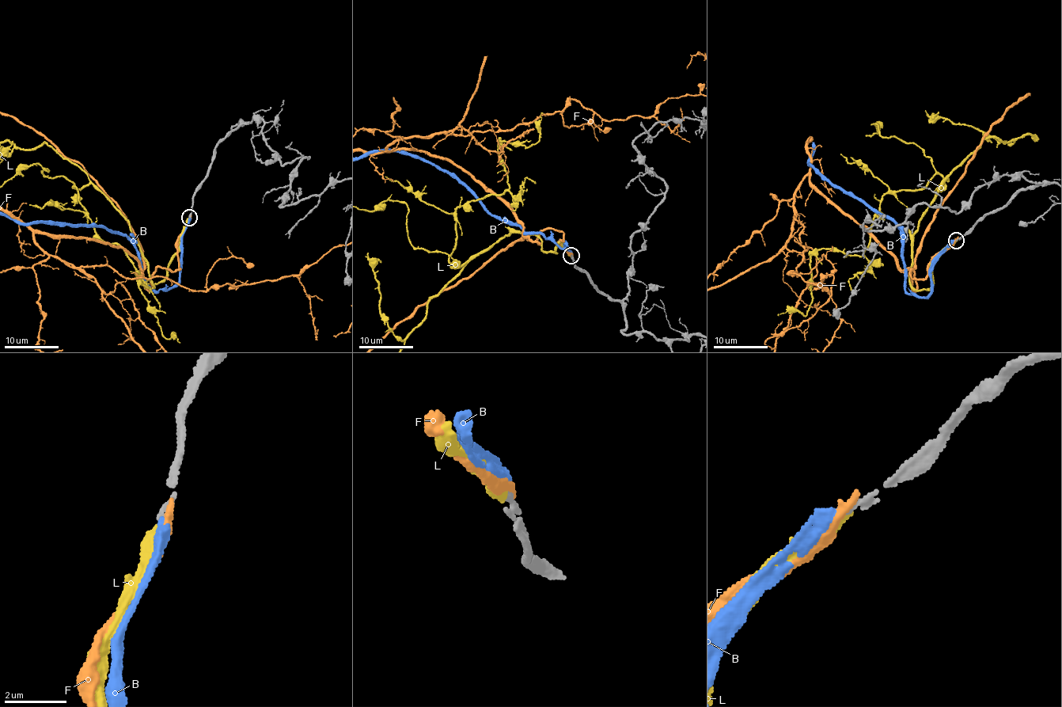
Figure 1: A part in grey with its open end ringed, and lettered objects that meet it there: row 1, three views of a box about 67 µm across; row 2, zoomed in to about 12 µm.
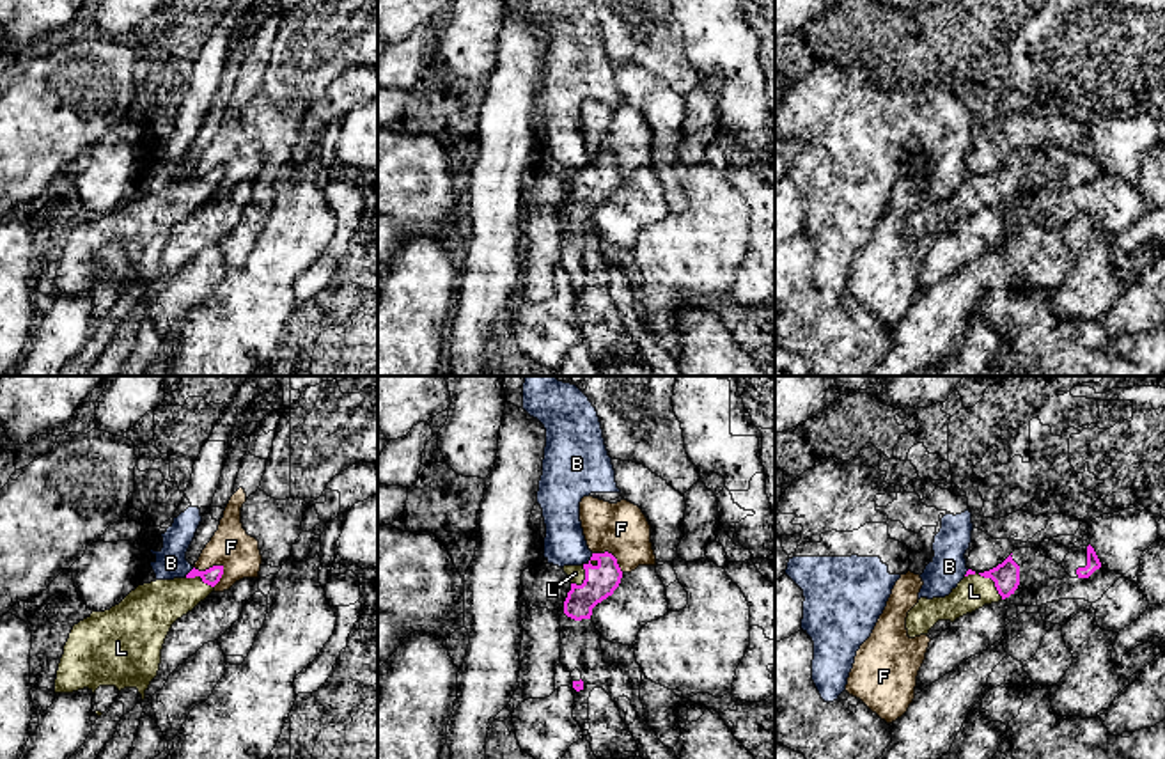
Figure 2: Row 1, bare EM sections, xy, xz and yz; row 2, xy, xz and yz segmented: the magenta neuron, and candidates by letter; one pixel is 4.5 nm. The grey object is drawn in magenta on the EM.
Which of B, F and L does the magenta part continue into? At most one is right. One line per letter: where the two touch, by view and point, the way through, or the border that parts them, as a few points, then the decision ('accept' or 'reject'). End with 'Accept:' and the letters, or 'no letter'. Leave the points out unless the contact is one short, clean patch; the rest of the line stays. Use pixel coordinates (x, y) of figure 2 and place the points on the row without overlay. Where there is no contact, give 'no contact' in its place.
B: xz (591, 162) | along xz (593, 156), (584, 167) | reject
F: xy (211, 171) | reject
L: yz (988, 179) | across yz (1006, 178), (988, 179), (974, 194) | accept
Accept: L

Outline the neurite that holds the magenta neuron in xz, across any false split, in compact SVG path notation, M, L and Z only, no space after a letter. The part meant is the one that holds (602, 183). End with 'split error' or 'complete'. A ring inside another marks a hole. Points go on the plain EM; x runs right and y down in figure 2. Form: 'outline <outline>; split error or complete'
outline M608 154L592 156L587 167L562 172L571 183L564 216L575 223L590 222L592 211L612 199L622 181L617 161Z; split error

